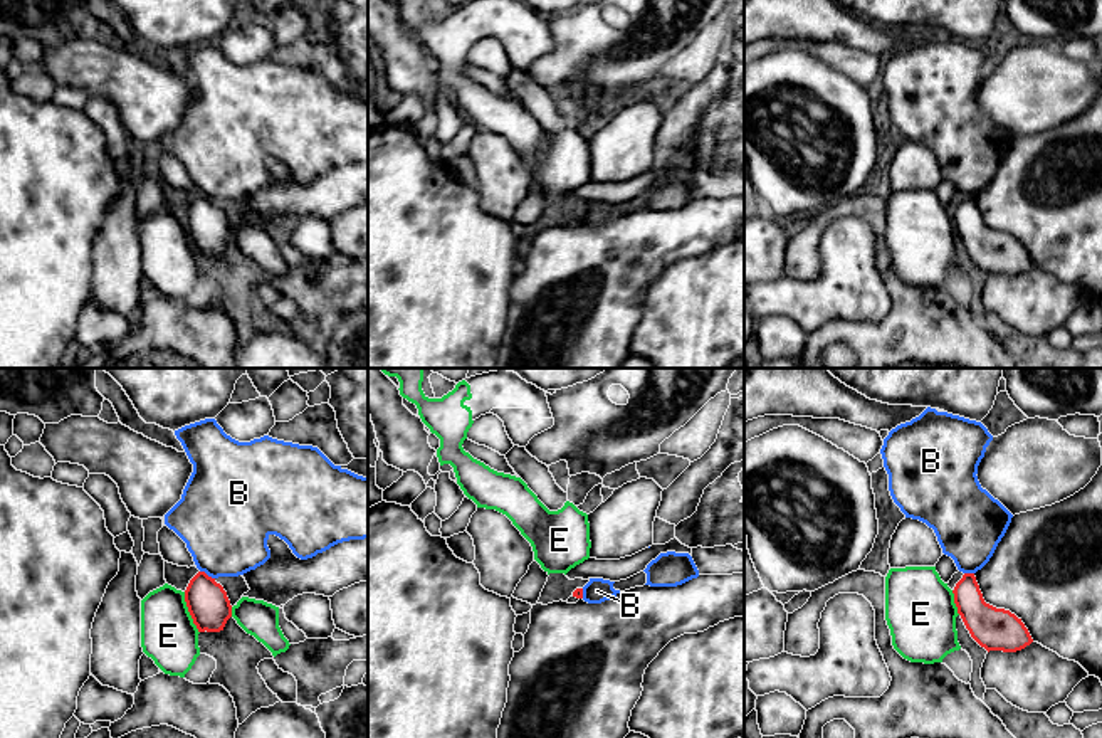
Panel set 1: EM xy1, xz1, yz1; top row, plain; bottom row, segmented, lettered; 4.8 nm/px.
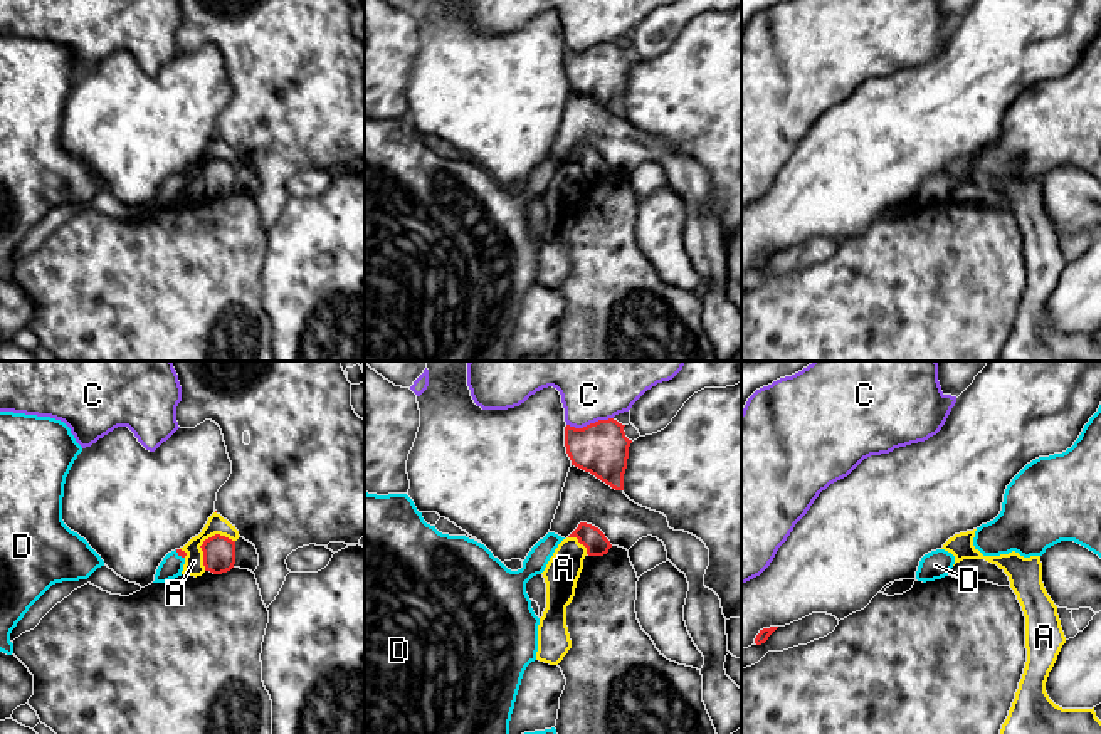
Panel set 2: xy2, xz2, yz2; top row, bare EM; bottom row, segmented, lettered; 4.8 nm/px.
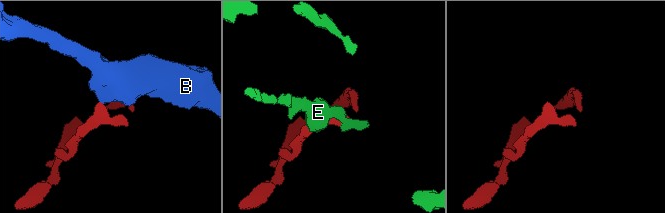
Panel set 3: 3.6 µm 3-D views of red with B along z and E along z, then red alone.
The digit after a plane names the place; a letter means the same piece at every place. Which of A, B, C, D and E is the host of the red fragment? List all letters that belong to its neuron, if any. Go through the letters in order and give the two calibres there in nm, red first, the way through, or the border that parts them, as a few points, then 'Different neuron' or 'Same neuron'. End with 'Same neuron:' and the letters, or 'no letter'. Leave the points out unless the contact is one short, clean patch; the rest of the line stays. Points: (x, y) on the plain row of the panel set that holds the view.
A: Thickness 160 nm (red) against 100 nm. Boundary: xy2 (234, 163), (224, 158), (209, 160), (200, 170), (204, 193). Different neuron
B: Thickness 200 nm (red) against 420 nm. Boundary: xy1 (200, 194), (214, 202). Different neuron
C: Thickness 260 nm (red) against 220 nm. Different neuron
D: Thickness 30 nm (red) against 110 nm. Path across: xy2 (180, 177), (180, 178), (172, 188). Same neuron
E: Thickness 200 nm (red) against 280 nm. Different neuron
Same neuron: D

